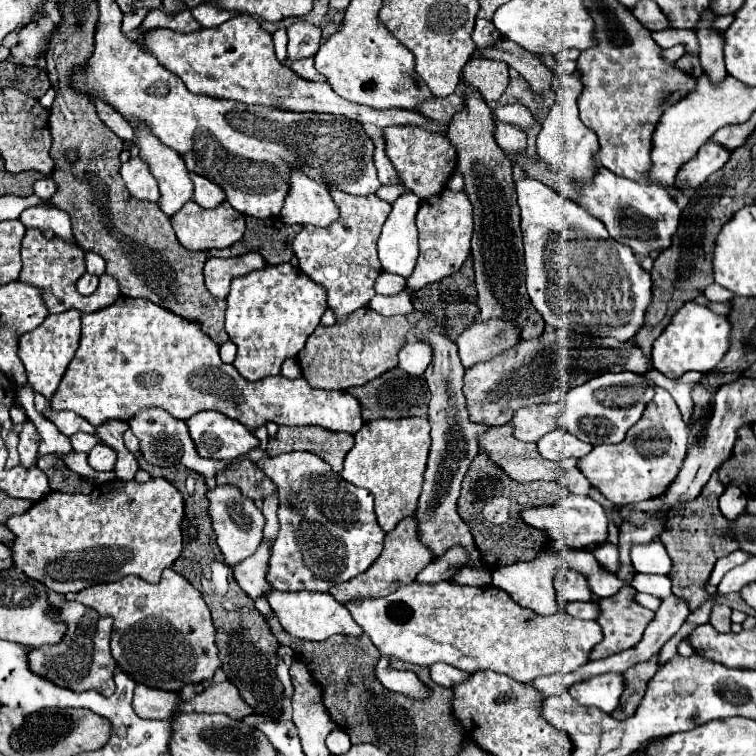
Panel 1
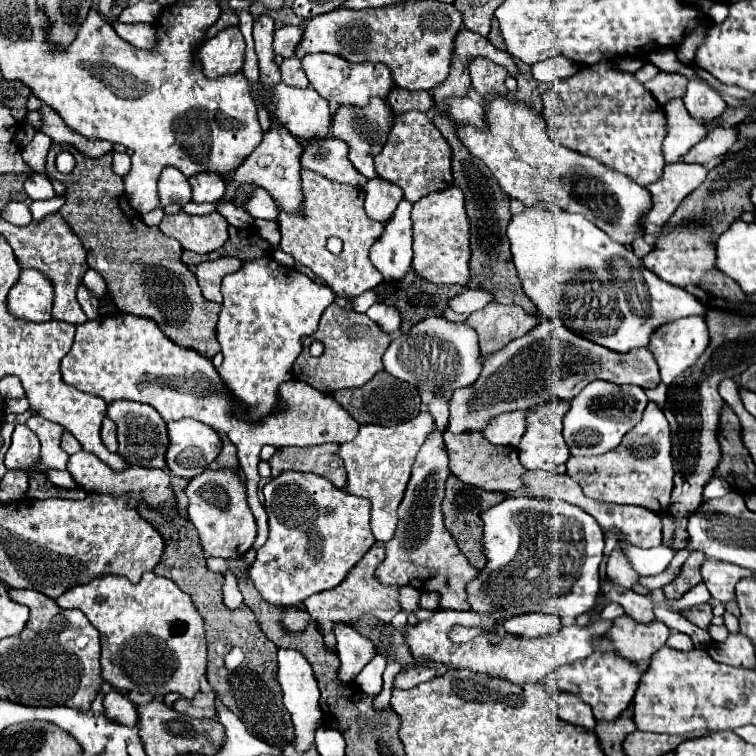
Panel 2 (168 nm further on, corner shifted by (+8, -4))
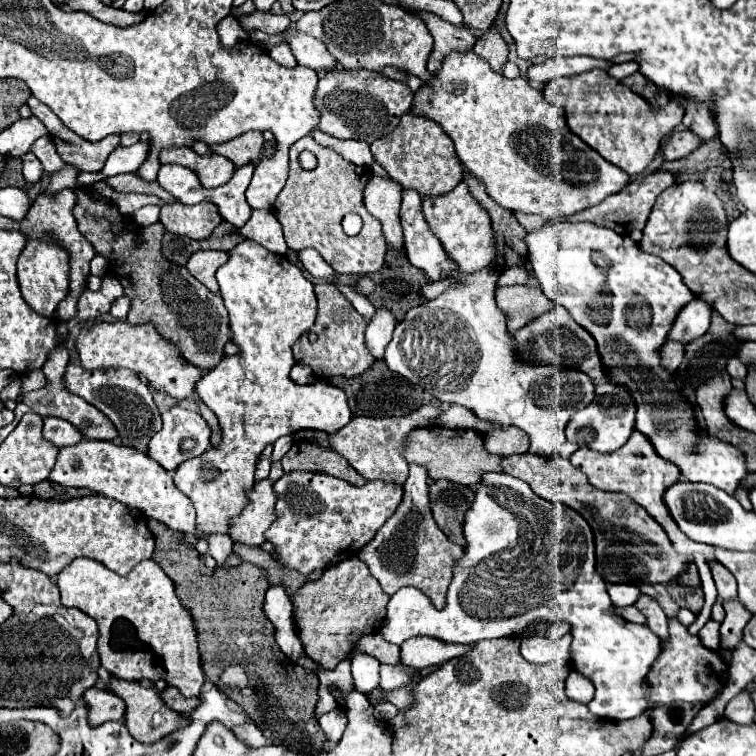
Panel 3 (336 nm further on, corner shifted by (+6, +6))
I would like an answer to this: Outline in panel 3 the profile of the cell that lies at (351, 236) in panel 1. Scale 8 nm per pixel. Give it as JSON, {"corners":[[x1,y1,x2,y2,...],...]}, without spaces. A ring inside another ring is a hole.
{"corners":[[311,135,293,143,289,149,289,179,271,209,283,225,283,235,289,249,297,253,309,247,317,249,337,273,369,275,379,271,385,261,387,241,381,233,381,223,371,213,367,213,363,205,363,189,369,177,371,169,345,161,333,149,315,143],[303,151,311,151,317,157,315,169,307,171,301,167,299,155],[347,213,359,213,363,219,363,229,353,237,349,237,341,227,341,221]]}

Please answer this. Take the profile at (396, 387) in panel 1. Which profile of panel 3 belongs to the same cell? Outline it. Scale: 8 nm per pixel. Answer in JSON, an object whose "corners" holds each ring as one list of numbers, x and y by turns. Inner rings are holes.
{"corners":[[375,361,371,369,367,369,363,375,345,379,345,377,333,377,329,379,331,385,337,385,345,391,349,407,353,415,369,415,369,417,385,417,385,415,407,415,421,407,423,389,419,385,409,383,405,377,393,373,387,369,385,361]]}

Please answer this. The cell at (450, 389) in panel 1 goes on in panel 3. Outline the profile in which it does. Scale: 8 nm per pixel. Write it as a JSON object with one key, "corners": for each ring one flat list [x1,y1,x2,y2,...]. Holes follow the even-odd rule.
{"corners":[[409,465,409,477,403,485,403,499,397,511,377,531,373,541,361,549,359,557,367,563,371,575,387,595,393,595,403,585,413,585,421,589,437,609,445,607,453,565,463,557,463,547,449,541,433,521,429,509,429,473,423,465]]}

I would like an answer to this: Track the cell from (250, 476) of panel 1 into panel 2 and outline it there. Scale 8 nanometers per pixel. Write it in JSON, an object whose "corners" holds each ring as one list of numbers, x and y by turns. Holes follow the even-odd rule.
{"corners":[[221,435,221,441,223,441,223,449,217,455,217,459,209,465,209,469,223,469,223,467,239,469,239,463,237,463,237,447,229,441,227,435]]}

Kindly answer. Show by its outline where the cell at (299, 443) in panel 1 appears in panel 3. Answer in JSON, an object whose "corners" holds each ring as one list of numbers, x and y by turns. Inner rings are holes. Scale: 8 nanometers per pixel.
{"corners":[[293,441,291,449,281,459,283,471,319,471,339,477,351,485,365,485,367,481,333,449,317,449,311,441]]}

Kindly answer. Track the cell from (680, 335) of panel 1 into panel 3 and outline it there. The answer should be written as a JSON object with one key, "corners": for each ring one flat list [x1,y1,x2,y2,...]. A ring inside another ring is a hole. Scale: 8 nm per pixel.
{"corners":[[695,297,679,311,667,339,681,341,683,345,687,345,705,335,705,331,709,329,709,321,711,321,711,307]]}

